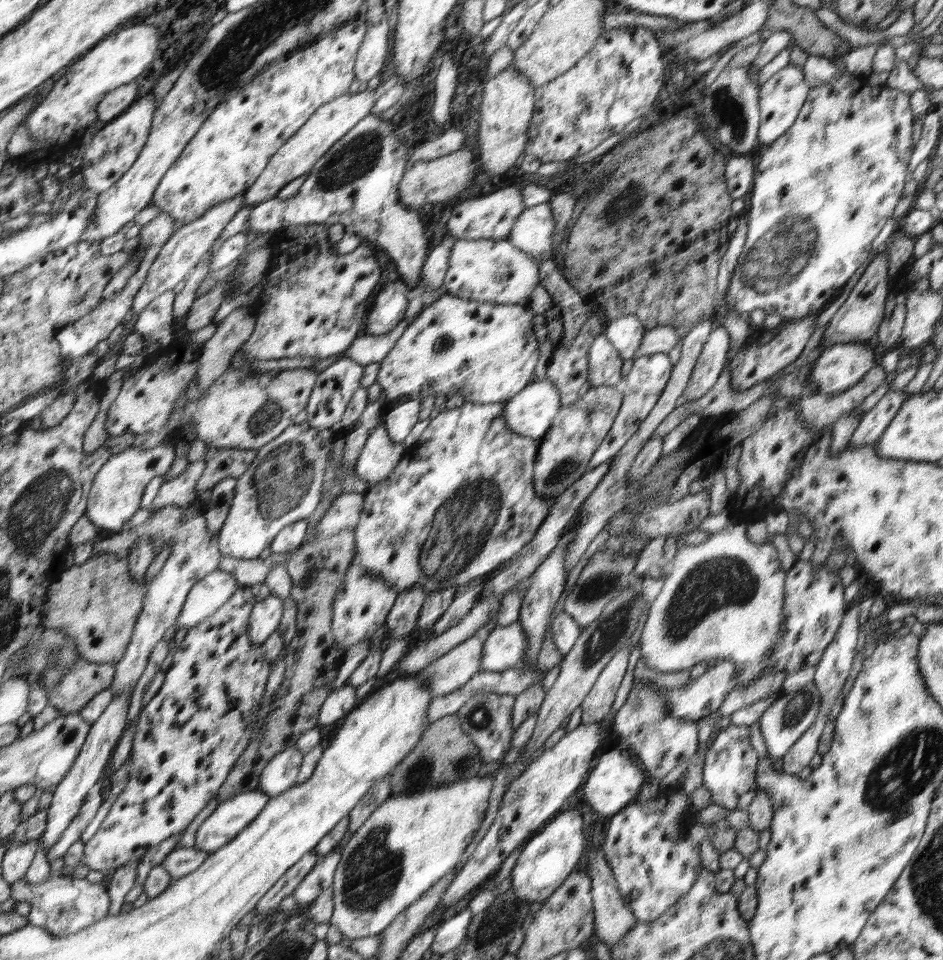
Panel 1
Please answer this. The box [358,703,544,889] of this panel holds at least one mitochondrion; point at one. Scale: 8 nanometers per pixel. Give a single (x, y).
(421, 771)

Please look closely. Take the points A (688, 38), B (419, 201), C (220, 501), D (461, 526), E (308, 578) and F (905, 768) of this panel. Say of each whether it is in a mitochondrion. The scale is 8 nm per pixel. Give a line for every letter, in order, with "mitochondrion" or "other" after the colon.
A: other
B: other
C: other
D: mitochondrion
E: other
F: mitochondrion

